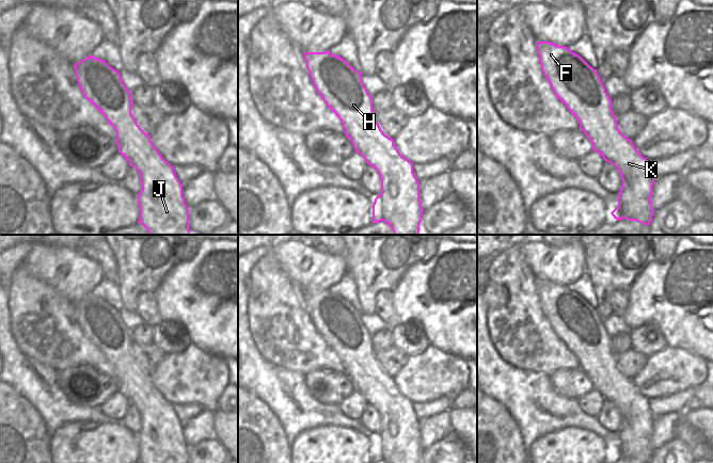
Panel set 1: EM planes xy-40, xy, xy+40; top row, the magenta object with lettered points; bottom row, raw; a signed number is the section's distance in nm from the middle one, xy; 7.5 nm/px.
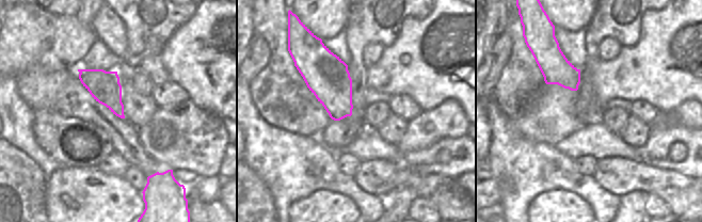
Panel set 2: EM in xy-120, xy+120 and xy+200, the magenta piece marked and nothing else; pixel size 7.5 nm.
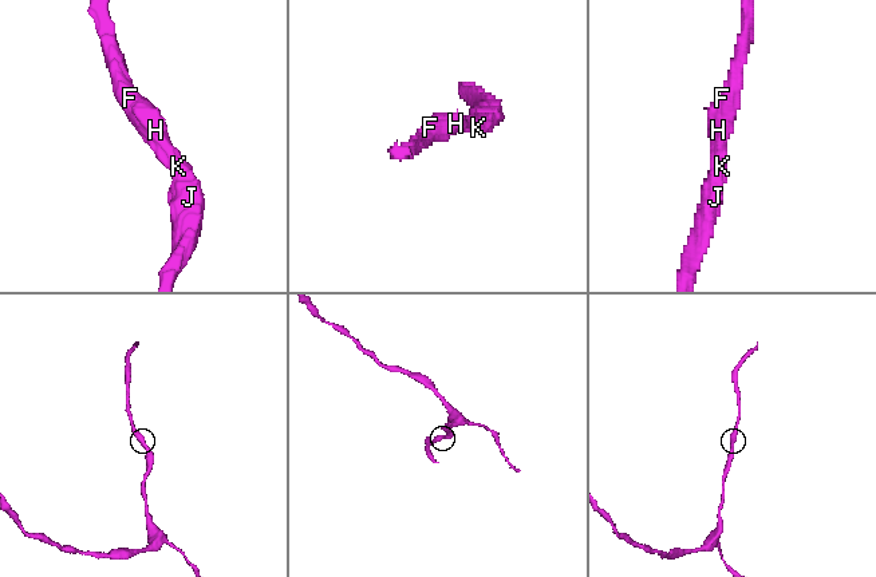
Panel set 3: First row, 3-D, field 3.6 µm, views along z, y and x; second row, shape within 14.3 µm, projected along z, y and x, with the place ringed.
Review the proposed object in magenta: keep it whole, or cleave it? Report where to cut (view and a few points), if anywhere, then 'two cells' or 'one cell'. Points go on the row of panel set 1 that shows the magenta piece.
no cut | one cell

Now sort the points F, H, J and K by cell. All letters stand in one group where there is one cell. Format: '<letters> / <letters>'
F H J K

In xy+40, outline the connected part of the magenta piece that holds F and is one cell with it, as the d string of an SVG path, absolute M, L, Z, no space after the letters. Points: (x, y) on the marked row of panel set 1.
M537 42L541 70L556 97L577 119L596 150L616 166L622 179L618 207L611 213L617 221L625 219L650 225L654 210L650 201L654 177L648 160L619 130L597 69L582 57L551 42Z

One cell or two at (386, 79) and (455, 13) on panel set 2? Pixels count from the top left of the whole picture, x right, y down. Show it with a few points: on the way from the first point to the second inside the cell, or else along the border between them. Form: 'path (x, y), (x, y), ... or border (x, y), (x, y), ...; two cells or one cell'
path (407, 59), (419, 46), (426, 28), (434, 19); one cell

